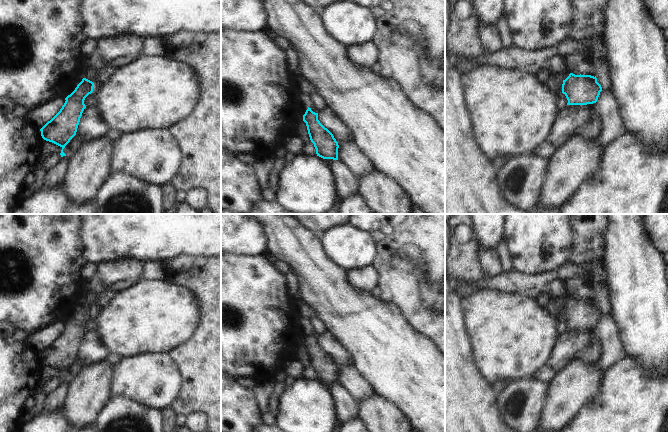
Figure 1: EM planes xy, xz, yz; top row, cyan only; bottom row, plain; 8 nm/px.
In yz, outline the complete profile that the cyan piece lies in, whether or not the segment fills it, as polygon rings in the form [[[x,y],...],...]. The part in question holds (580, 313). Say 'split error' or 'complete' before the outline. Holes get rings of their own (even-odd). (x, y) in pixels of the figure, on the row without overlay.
split error | [[[553,279],[547,283],[547,290],[552,298],[563,303],[562,317],[566,320],[567,329],[587,329],[596,327],[601,309],[597,306],[596,300],[575,299],[571,297],[561,279]]]

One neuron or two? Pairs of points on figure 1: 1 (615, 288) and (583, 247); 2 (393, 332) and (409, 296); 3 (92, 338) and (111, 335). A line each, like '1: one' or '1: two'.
1: two
2: two
3: two

